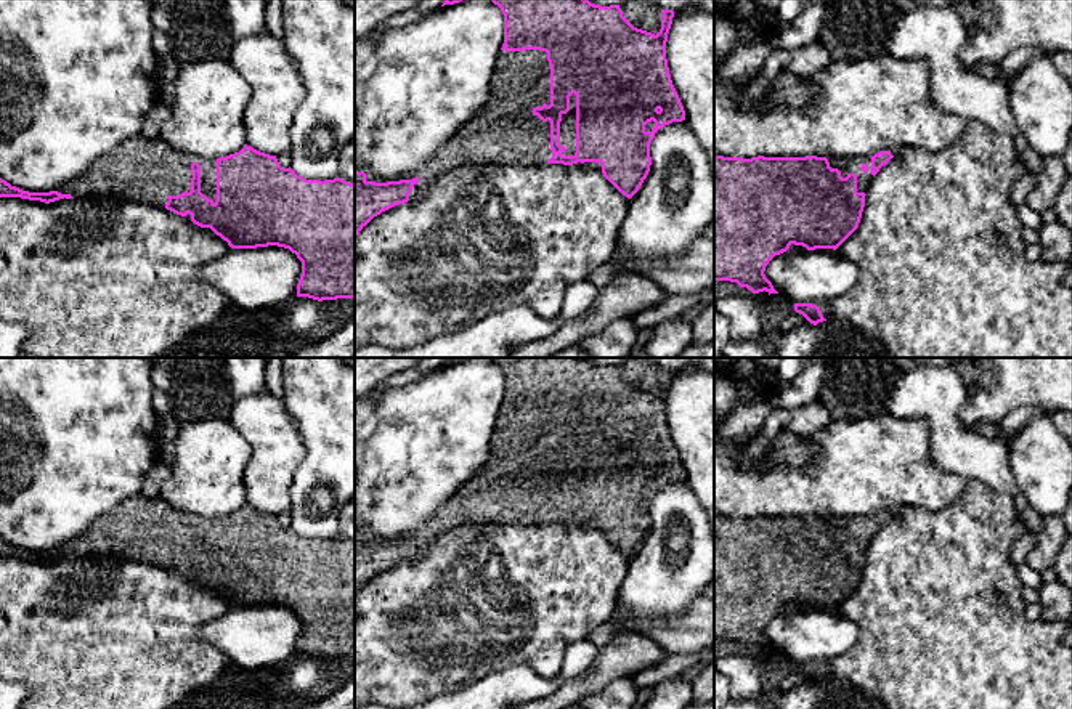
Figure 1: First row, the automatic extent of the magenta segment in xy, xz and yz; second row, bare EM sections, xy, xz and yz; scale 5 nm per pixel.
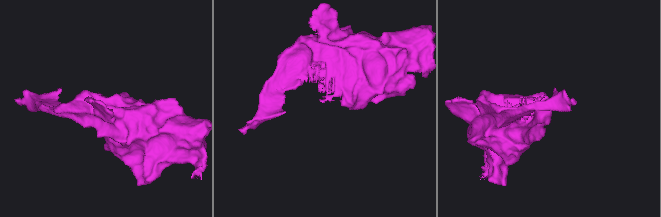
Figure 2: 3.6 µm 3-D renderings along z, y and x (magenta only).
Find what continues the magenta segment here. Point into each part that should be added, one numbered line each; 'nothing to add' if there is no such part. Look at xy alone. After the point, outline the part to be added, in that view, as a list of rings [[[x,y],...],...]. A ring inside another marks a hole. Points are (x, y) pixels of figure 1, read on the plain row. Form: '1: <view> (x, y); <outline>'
1: xy (148, 530); [[[133,494],[114,510],[101,515],[83,534],[61,545],[58,552],[127,557],[165,568],[169,555],[191,550],[191,523],[201,525],[201,552],[217,560],[217,518],[177,510],[160,496]]]

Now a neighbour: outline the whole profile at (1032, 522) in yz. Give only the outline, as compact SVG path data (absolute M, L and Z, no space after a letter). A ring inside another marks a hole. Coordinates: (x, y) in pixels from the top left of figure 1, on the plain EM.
M1025 508L1019 512L1019 523L1025 529L1025 536L1035 536L1043 528L1045 518L1033 508Z

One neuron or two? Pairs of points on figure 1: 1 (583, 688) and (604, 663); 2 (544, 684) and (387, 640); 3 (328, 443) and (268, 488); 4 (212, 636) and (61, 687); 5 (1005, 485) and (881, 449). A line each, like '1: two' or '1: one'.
1: one
2: two
3: two
4: two
5: two

